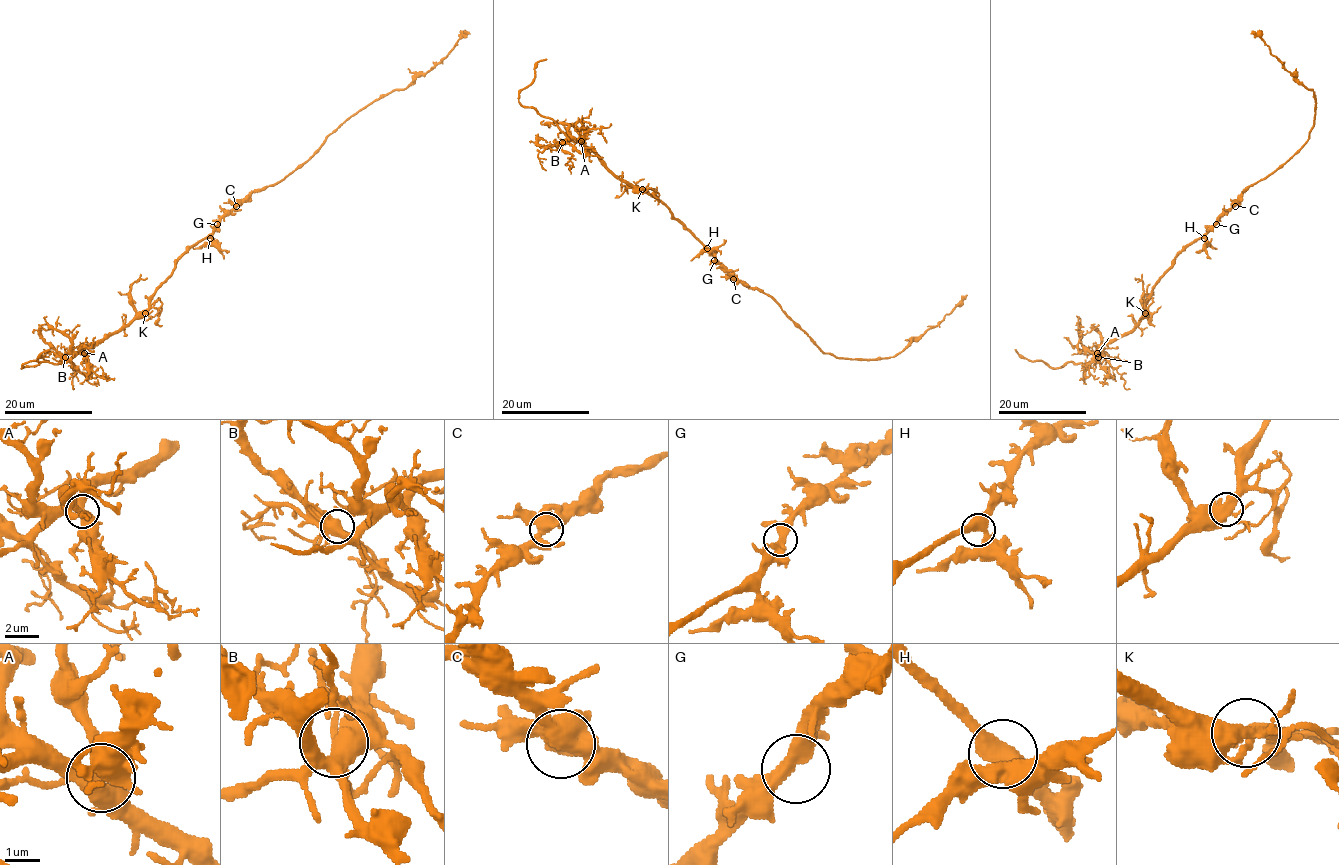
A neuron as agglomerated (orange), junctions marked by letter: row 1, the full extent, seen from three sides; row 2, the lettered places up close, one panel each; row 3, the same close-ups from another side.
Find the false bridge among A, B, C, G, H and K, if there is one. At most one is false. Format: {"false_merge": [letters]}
{"false_merge": []}

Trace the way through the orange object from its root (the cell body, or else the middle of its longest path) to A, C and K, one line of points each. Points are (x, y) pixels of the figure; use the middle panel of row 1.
A: (717, 259), (664, 204), (646, 189), (620, 180), (581, 141)
C: (717, 259), (733, 279)
K: (717, 259), (664, 204), (643, 188)

